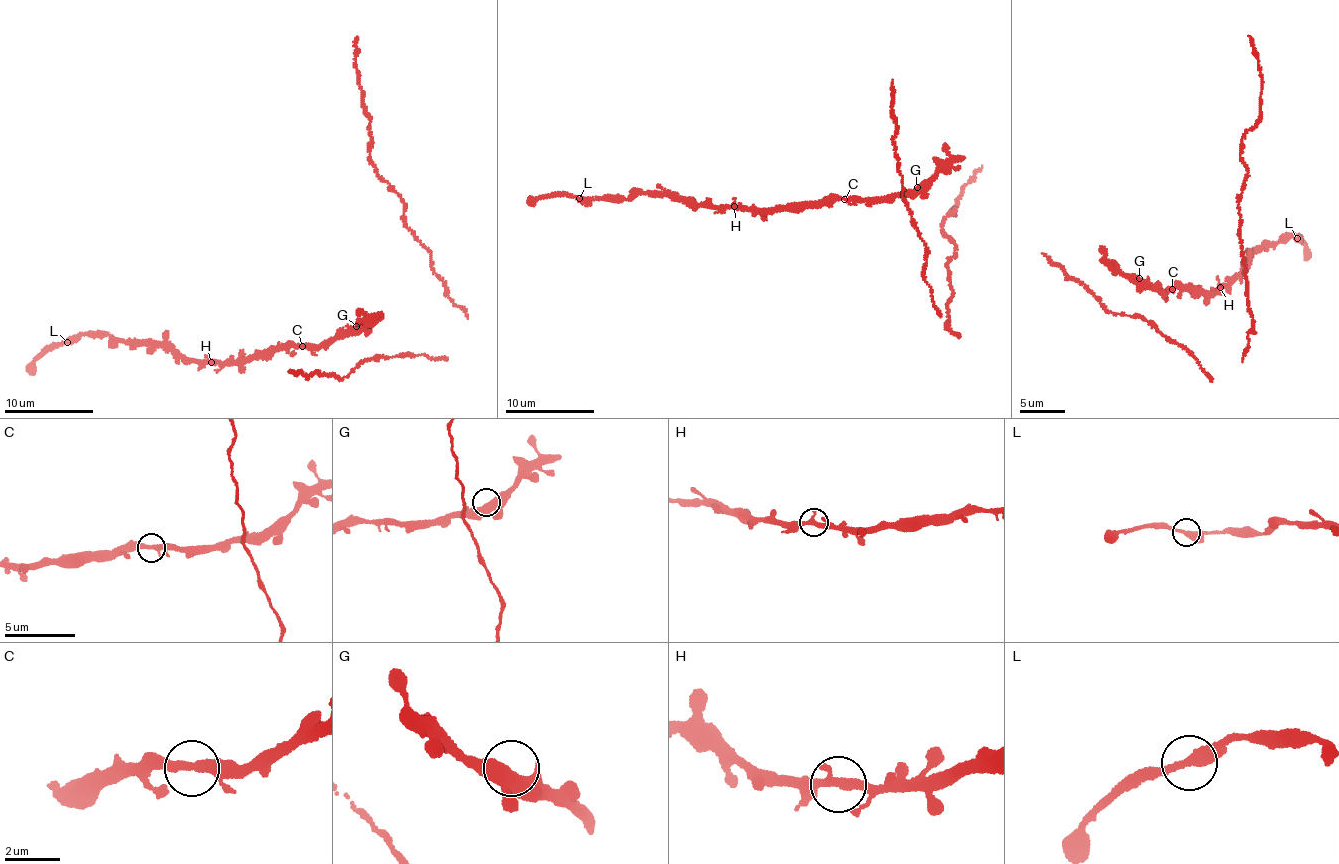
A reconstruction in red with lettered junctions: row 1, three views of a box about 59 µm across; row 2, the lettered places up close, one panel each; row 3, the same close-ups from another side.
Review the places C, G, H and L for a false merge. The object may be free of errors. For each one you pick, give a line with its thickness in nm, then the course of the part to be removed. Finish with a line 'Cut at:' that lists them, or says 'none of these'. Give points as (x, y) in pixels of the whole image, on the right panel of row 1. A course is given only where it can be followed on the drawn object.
Cut at: none of these

